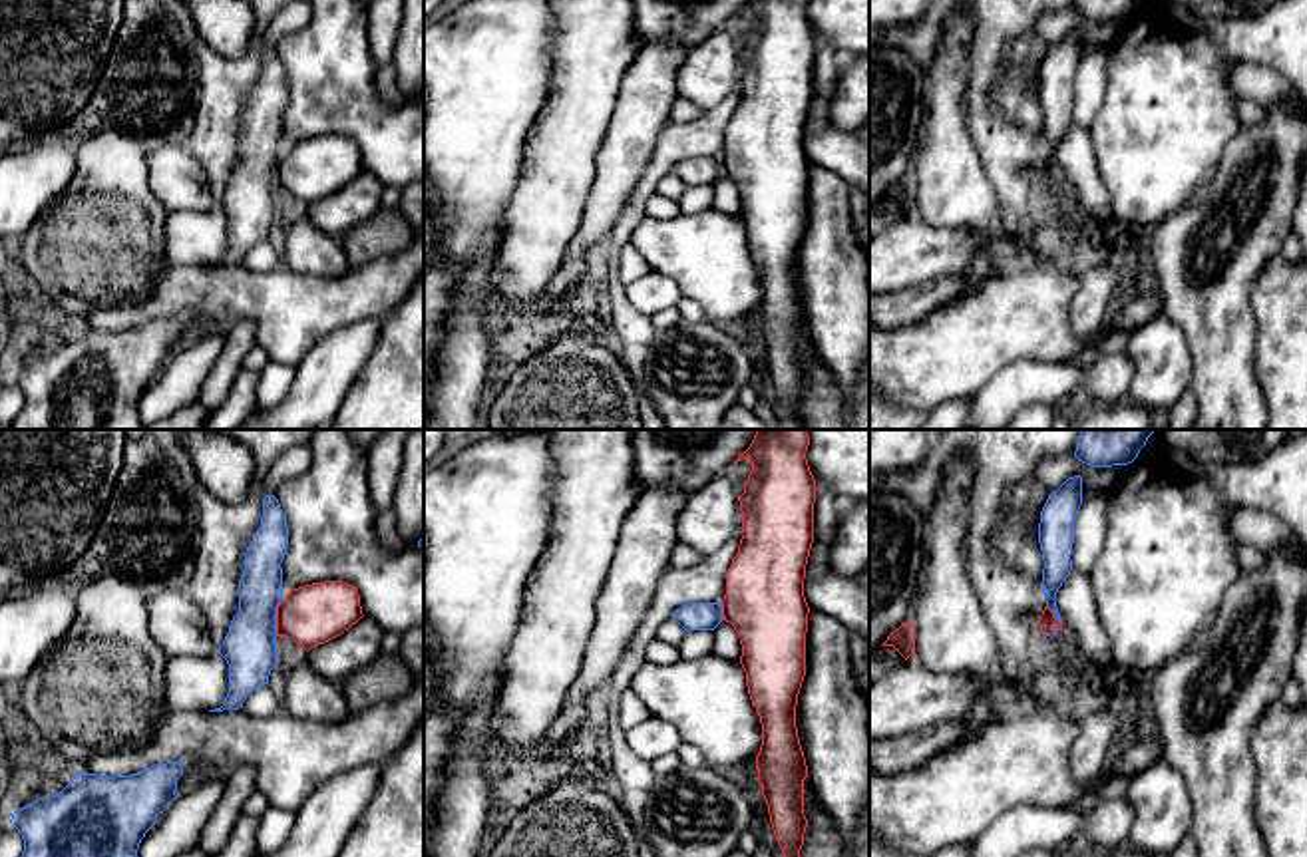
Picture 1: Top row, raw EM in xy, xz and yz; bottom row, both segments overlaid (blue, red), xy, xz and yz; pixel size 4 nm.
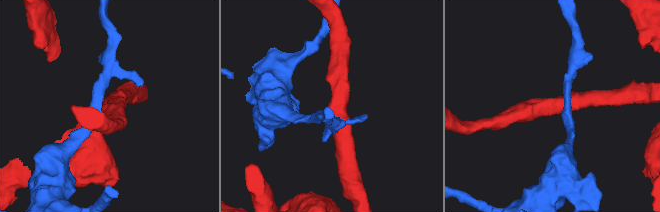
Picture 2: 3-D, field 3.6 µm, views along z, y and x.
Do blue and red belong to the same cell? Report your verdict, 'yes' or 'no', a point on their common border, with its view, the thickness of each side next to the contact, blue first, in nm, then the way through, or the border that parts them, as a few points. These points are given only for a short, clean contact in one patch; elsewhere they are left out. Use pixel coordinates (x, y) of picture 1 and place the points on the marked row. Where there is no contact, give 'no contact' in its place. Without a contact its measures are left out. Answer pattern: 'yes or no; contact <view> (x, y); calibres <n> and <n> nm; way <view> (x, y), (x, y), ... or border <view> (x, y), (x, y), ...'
no; contact yz (1055, 625); calibres 110 and 70 nm

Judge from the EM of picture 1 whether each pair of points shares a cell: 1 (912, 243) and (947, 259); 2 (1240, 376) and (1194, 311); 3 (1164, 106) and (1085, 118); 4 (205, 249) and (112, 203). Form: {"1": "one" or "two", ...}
{"1": "one", "2": "one", "3": "two", "4": "two"}

